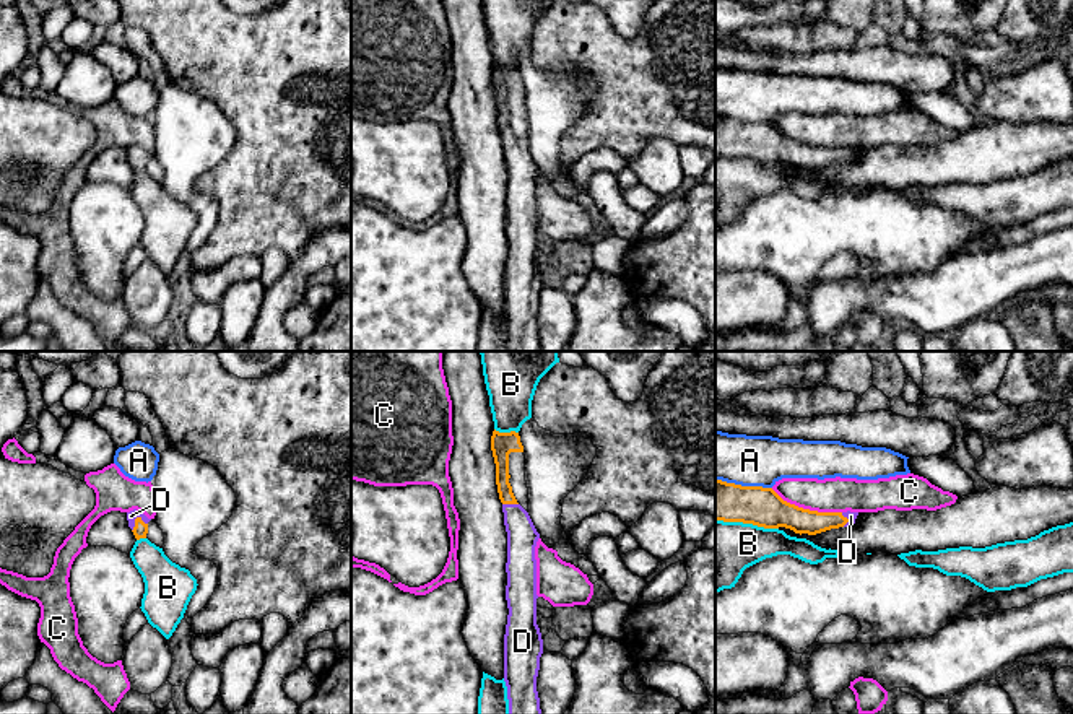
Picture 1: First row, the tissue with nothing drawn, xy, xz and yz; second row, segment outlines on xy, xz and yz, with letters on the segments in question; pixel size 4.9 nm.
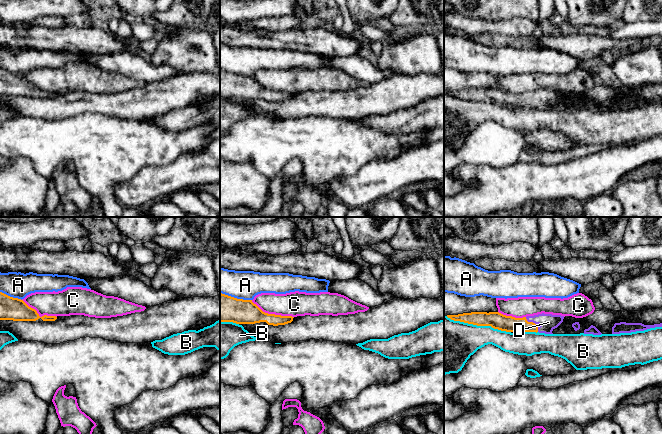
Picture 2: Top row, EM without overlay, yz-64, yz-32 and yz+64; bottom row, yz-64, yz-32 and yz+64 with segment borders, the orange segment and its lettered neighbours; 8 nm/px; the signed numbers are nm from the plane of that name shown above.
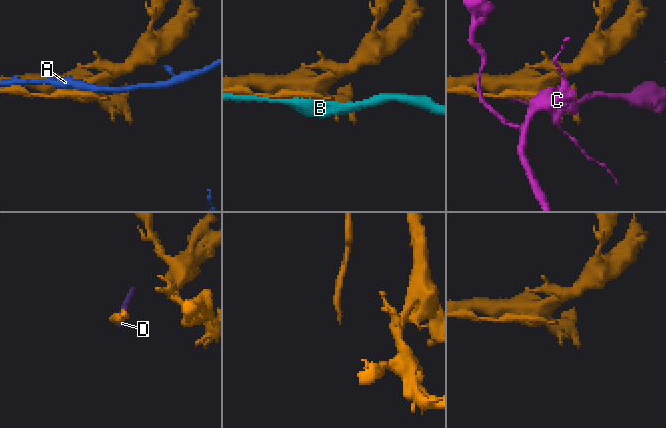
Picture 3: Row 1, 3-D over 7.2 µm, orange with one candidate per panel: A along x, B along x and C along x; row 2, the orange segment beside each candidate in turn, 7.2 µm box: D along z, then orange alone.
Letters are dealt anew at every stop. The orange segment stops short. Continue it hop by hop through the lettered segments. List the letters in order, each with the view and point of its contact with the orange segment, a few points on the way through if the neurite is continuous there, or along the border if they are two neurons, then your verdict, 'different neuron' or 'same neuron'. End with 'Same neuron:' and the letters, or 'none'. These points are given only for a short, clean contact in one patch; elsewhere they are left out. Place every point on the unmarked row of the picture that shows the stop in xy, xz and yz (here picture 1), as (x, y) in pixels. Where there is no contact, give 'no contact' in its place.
A: meets orange in yz at (743, 122); different neuron
B: meets orange in yz at (747, 158); different neuron
C: meets orange in yz at (807, 145); different neuron
D: meets orange in xy at (135, 158); runs through xy (140, 165), (135, 158), (130, 152); same neuron
Same neuron: D

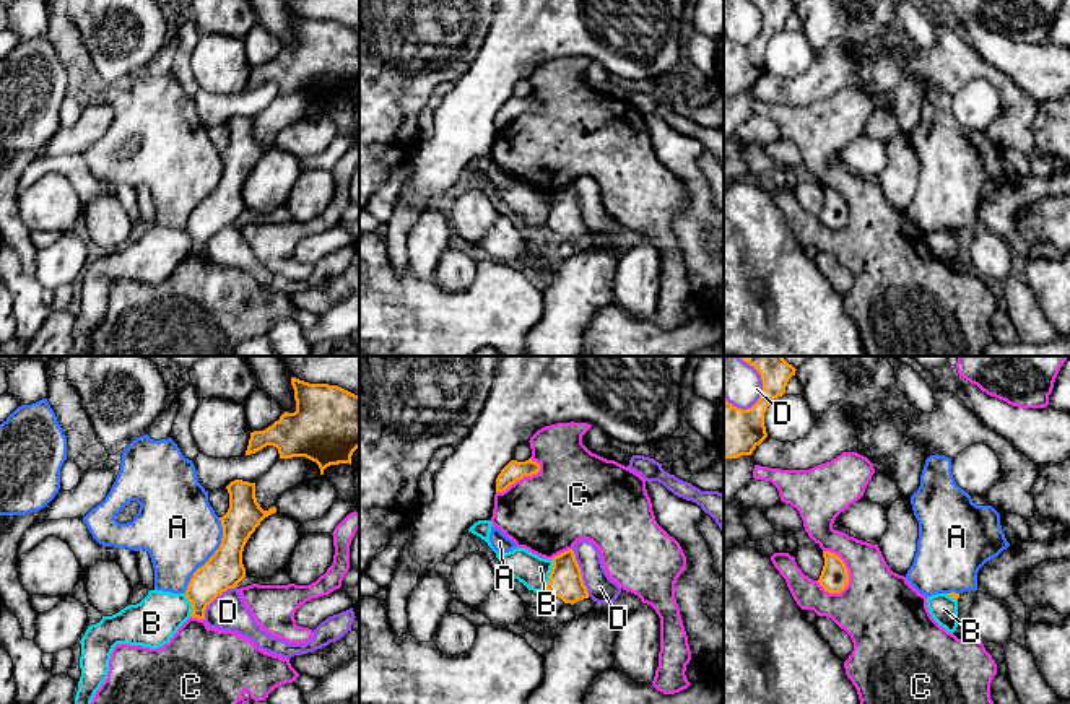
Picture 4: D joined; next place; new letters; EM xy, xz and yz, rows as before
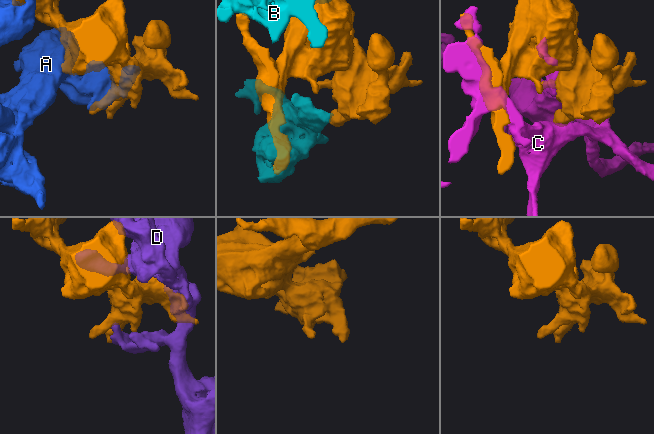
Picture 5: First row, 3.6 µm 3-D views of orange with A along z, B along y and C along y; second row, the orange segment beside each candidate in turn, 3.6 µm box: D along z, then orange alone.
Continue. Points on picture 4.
A: meets orange in xy at (212, 192); different neuron
B: meets orange in xz at (550, 210); border along xz (553, 195), (550, 215), (543, 225); different neuron
C: meets orange in yz at (846, 204); different neuron
D: meets orange in xz at (581, 208); different neuron
Same neuron: none

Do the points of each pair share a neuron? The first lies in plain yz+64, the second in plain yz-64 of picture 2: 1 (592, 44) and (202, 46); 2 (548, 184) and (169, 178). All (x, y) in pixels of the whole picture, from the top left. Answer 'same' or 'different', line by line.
1: different
2: same

